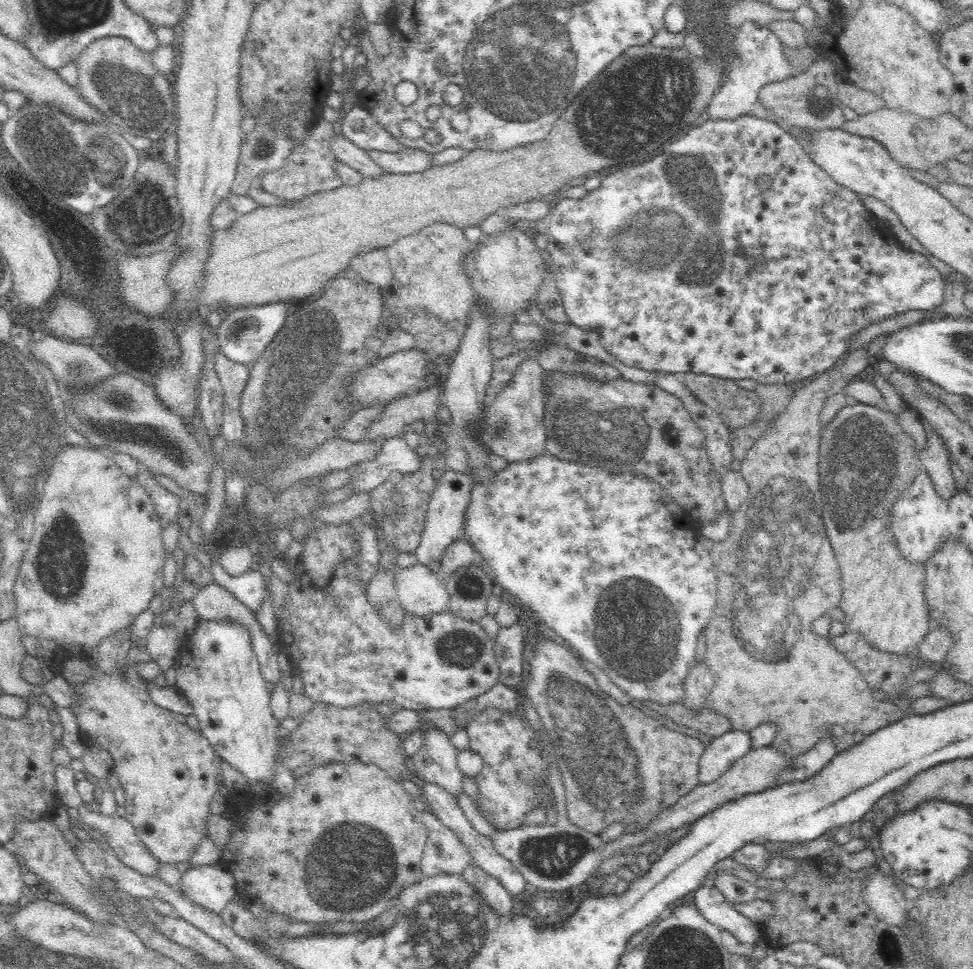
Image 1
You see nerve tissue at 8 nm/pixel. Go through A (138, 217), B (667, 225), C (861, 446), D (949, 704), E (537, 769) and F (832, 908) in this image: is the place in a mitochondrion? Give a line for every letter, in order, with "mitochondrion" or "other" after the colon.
A: mitochondrion
B: mitochondrion
C: mitochondrion
D: other
E: mitochondrion
F: other

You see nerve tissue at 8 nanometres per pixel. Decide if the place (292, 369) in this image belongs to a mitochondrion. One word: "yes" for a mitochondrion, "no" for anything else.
yes

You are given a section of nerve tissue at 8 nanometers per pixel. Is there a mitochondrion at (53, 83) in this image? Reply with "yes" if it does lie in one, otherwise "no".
no

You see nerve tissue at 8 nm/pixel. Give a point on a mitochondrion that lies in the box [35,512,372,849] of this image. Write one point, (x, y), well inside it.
(64, 567)

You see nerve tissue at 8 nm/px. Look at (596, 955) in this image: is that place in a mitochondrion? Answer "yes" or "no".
no

